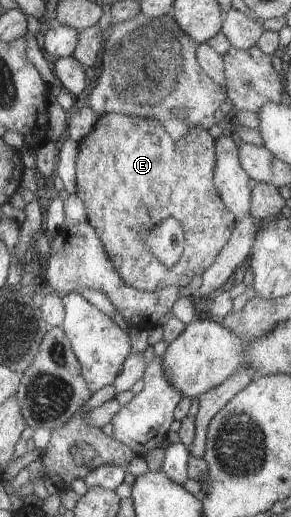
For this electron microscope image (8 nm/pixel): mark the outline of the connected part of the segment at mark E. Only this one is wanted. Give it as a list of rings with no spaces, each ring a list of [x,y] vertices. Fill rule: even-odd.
[[[114,112],[99,117],[90,133],[79,143],[75,194],[86,203],[87,223],[94,227],[108,257],[129,286],[149,292],[170,286],[182,289],[196,275],[202,277],[216,261],[220,250],[232,235],[237,219],[226,207],[213,184],[217,160],[215,151],[215,139],[203,125],[187,128],[182,138],[176,140],[156,118]],[[166,217],[177,219],[186,236],[186,249],[179,262],[171,268],[166,268],[154,258],[140,239],[144,229],[150,229],[154,223],[160,223]]]

